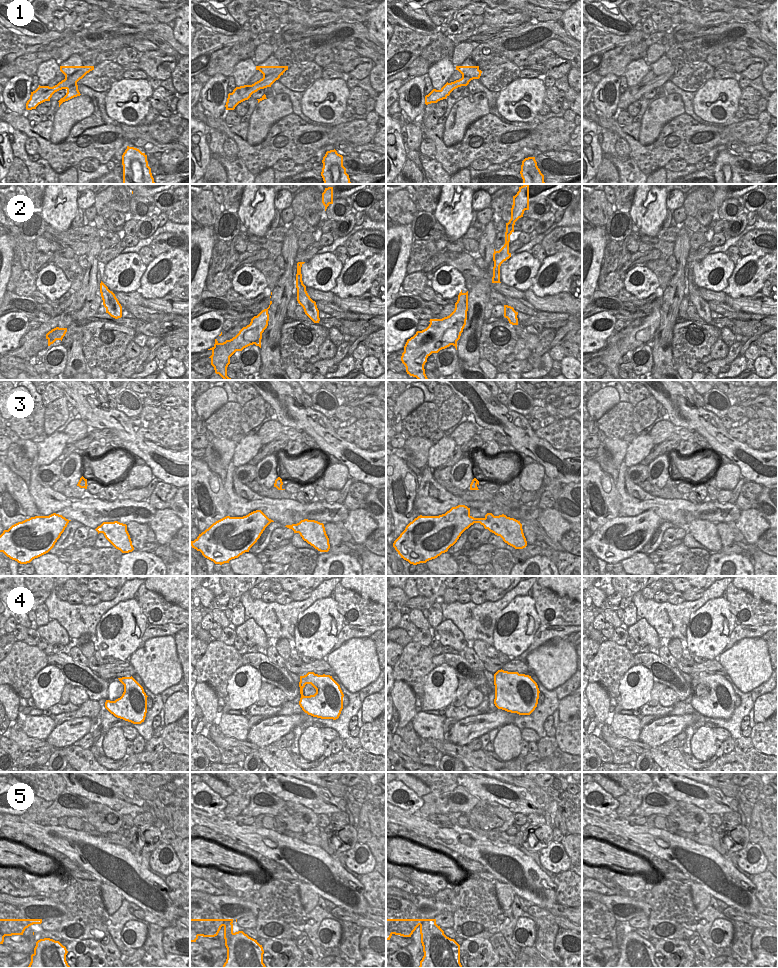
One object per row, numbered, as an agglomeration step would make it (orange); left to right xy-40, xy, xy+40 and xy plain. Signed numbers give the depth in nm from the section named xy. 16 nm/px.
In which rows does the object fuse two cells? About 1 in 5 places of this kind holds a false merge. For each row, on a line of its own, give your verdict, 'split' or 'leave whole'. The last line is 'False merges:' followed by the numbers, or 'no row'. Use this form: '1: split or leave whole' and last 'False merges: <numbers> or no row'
1: split
2: leave whole
3: leave whole
4: leave whole
5: split
False merges: 1, 5

